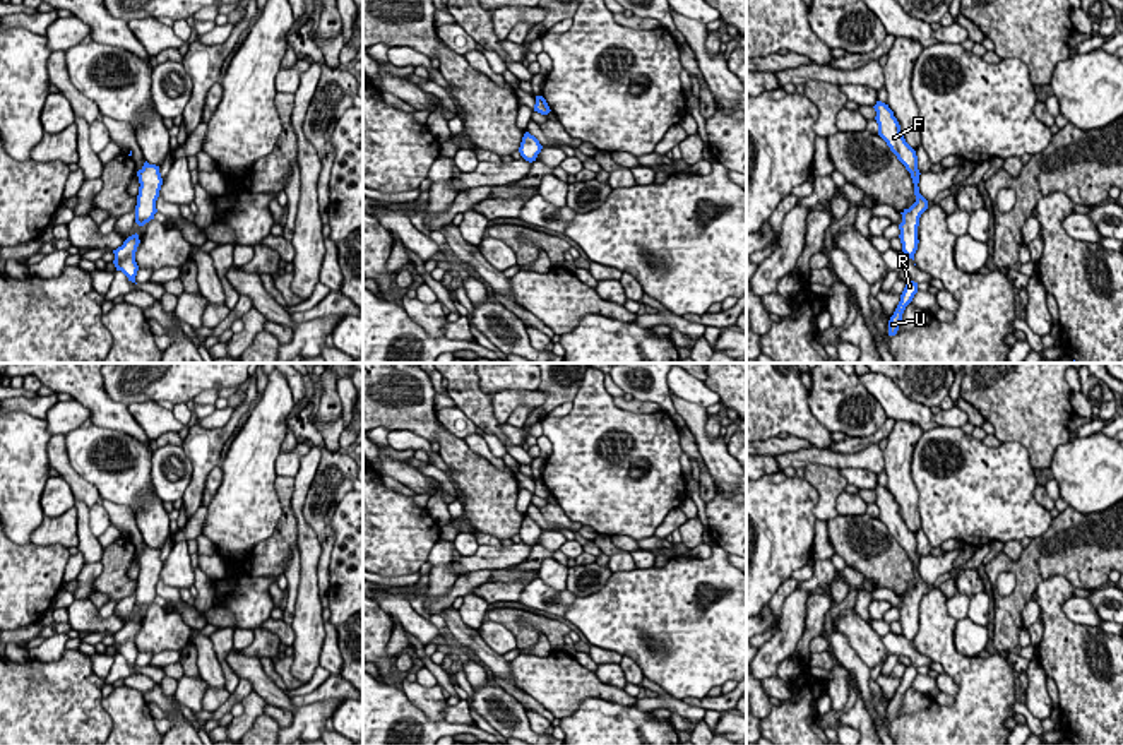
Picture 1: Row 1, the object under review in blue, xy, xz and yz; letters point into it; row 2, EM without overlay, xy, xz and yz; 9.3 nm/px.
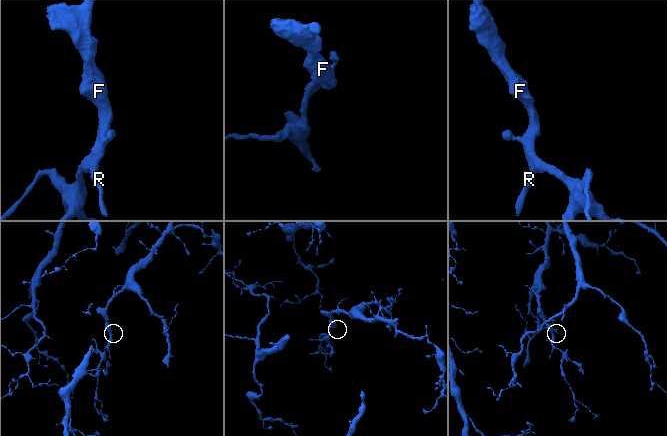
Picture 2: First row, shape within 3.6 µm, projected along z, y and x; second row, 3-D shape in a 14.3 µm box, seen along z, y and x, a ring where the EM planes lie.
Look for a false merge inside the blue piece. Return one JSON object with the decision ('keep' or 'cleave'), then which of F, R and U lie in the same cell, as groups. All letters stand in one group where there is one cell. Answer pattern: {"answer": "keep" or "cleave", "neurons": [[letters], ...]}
{"answer": "keep", "neurons": [["F", "R", "U"]]}

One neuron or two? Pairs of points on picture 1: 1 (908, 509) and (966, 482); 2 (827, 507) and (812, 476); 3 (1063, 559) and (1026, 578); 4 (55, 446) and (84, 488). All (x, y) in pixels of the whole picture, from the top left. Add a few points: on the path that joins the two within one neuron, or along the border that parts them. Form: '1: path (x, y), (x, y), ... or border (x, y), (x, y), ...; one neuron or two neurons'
1: border (909, 464), (909, 475), (918, 494), (921, 528); two neurons
2: path (827, 500), (827, 492), (819, 483); one neuron
3: path (1055, 559), (1045, 559), (1034, 569); one neuron
4: path (57, 456), (74, 480); one neuron

